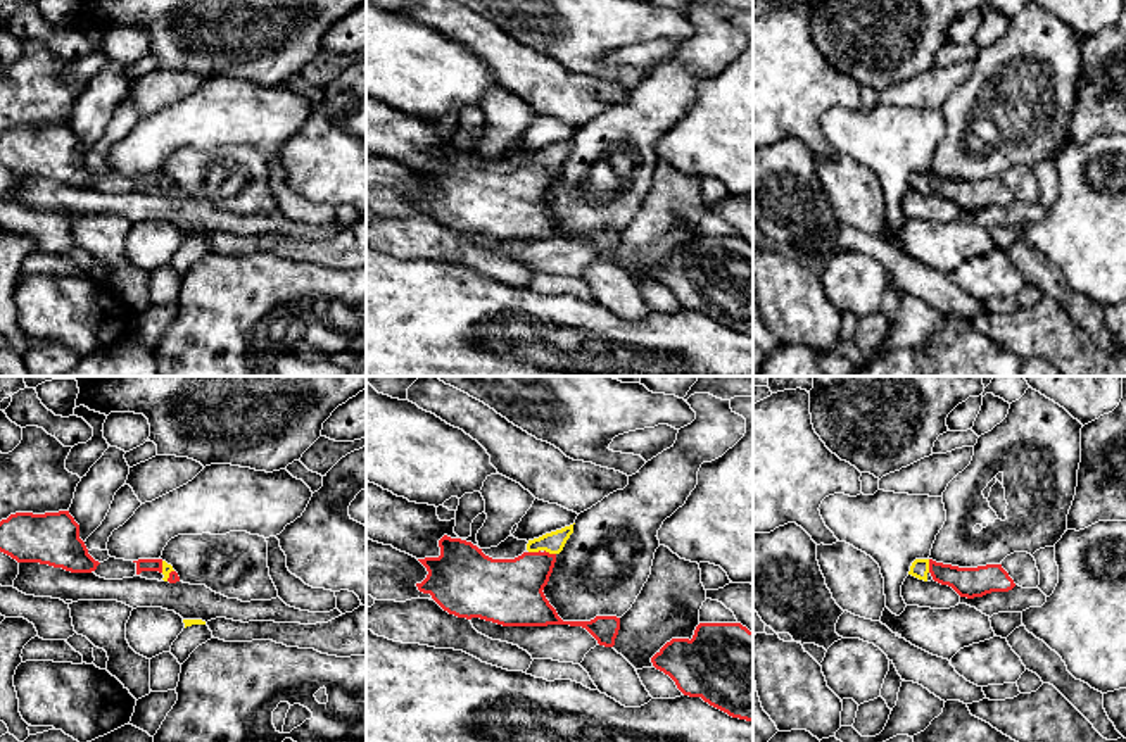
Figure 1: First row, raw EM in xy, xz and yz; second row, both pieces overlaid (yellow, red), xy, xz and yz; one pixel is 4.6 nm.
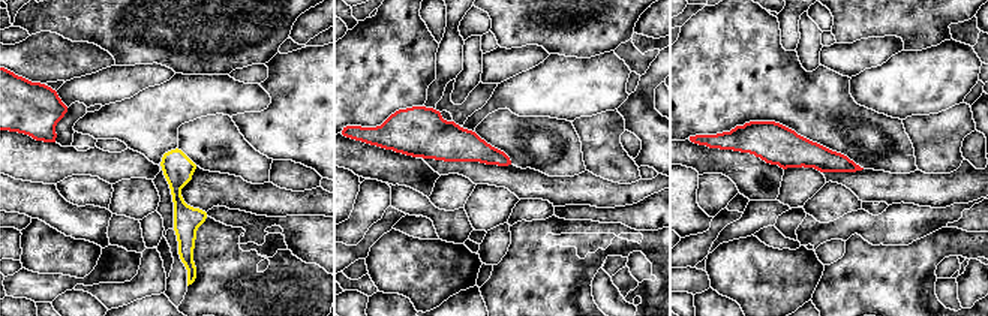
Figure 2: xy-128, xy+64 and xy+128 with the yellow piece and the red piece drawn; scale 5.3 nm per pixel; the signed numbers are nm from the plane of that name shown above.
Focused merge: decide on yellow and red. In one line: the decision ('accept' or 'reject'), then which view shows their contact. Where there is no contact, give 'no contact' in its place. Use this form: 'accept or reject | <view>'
accept | yz

